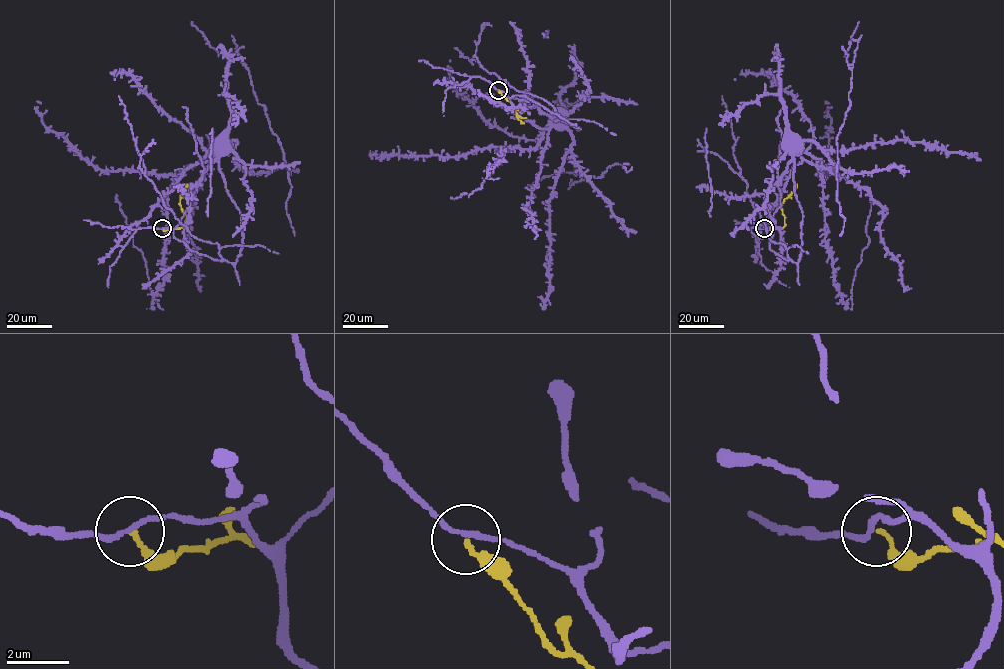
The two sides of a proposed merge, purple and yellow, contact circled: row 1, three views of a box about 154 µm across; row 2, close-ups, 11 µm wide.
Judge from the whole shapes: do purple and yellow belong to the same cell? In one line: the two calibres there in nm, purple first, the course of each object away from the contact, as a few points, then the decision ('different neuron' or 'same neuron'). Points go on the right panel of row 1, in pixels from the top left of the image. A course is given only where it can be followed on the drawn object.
calibres 150 and 130 nm; course purple (764, 228), (772, 228), (772, 217), (779, 207), (778, 180), (793, 157), (793, 145), (789, 141); course yellow (764, 228), (784, 226), (782, 203), (794, 191), (796, 184); different neuron

